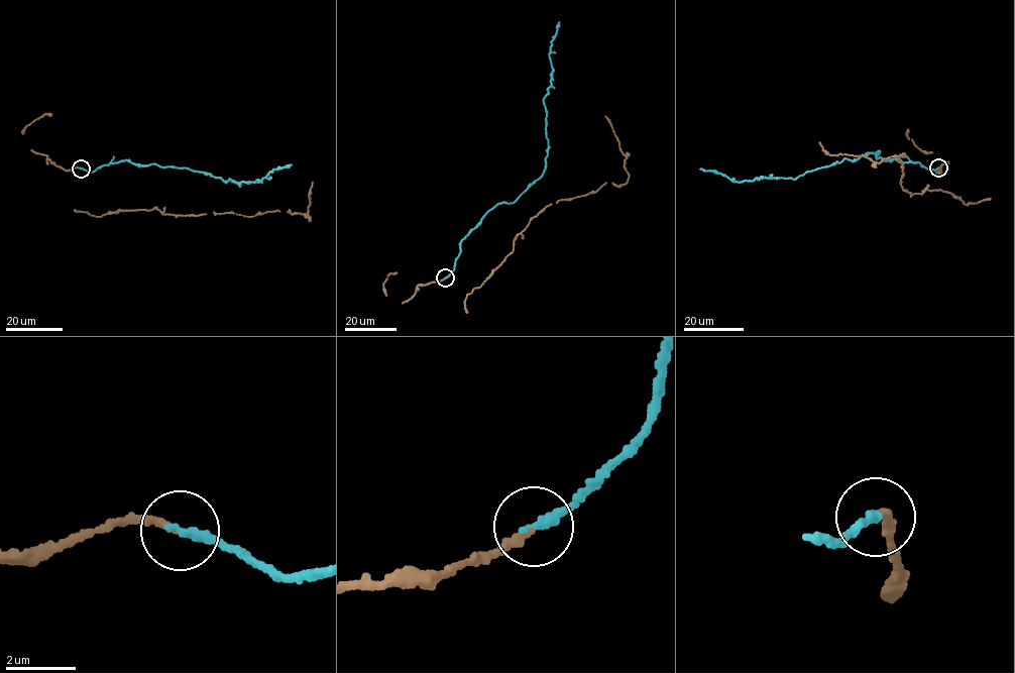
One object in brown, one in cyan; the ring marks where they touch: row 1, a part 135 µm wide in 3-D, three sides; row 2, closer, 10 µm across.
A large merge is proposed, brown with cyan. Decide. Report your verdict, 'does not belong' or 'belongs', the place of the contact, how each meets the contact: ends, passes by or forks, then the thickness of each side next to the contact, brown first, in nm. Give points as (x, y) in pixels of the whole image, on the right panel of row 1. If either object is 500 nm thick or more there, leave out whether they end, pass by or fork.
belongs | (938, 167) | brown ends | cyan ends | 240/320 nm

